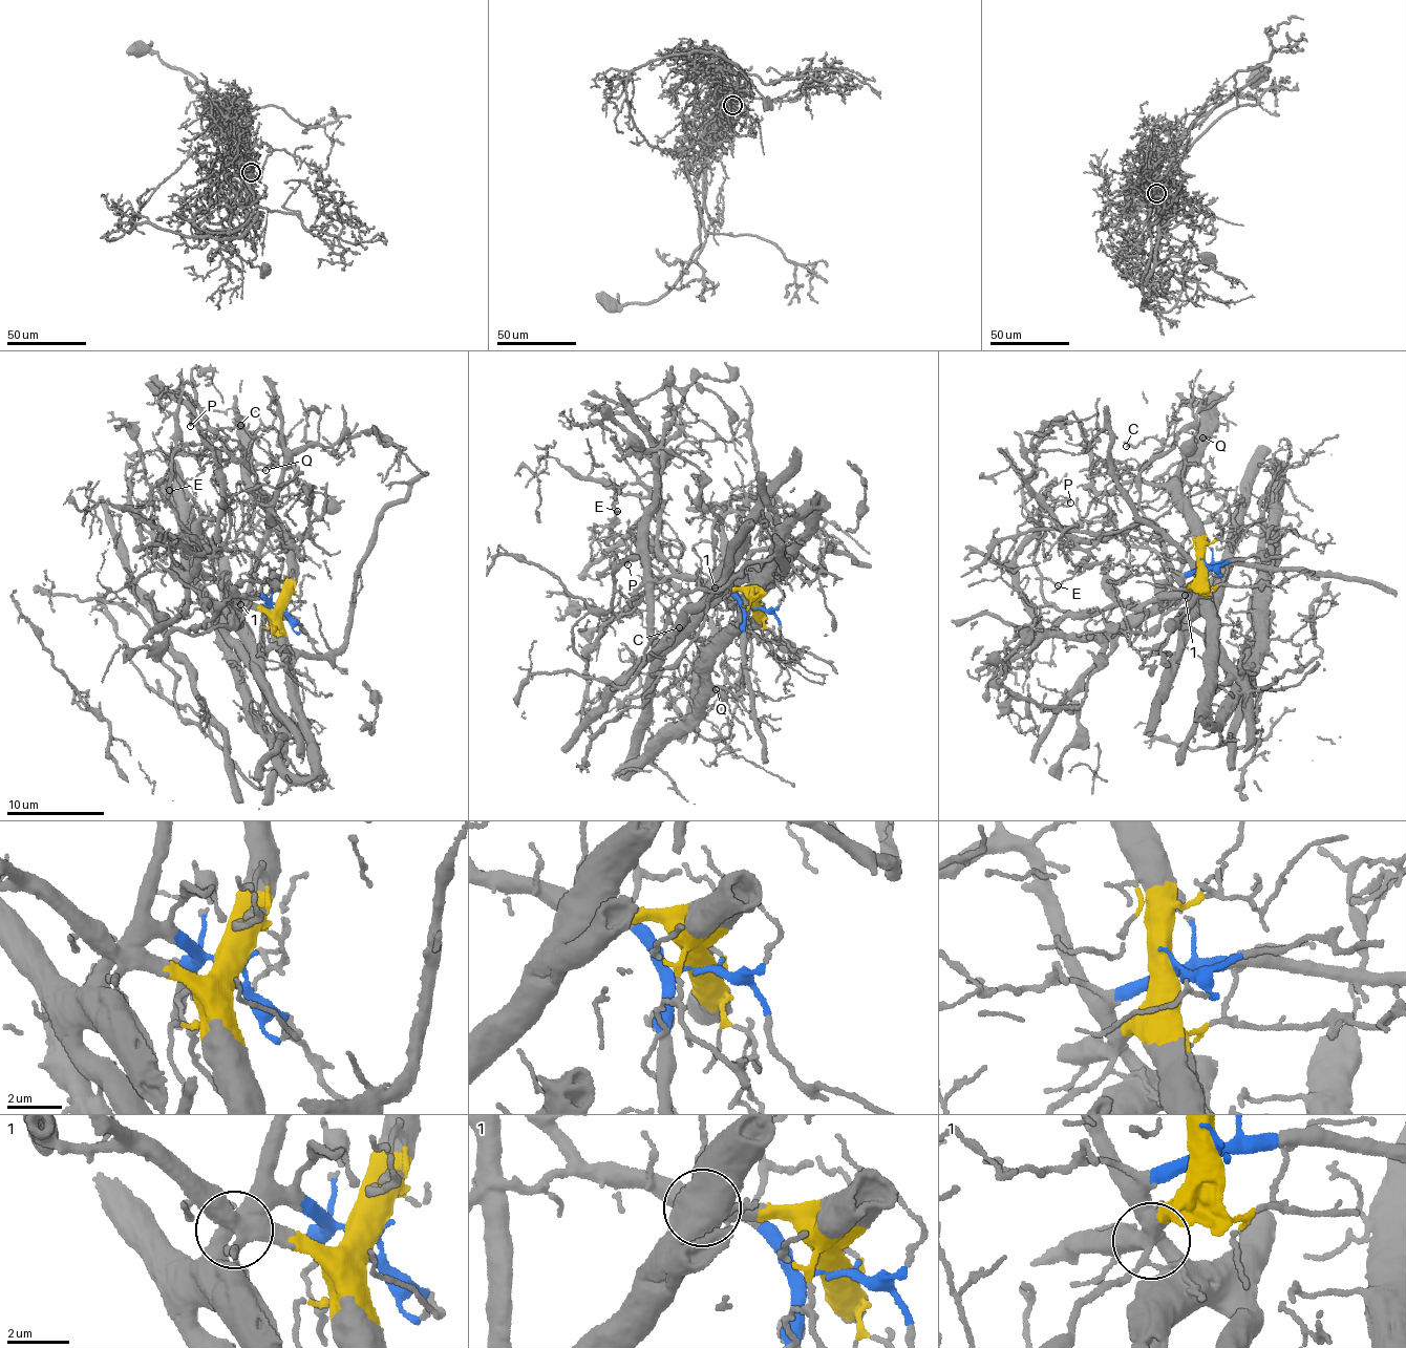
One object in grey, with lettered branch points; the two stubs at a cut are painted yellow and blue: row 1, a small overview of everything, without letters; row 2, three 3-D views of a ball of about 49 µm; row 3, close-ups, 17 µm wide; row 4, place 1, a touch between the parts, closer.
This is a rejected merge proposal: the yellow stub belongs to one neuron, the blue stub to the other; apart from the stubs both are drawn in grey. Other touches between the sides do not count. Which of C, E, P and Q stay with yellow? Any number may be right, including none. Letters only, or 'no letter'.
C, E, Q

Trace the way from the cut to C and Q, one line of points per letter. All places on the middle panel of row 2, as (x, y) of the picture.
C: (754, 608), (755, 620), (753, 616), (750, 630), (719, 625), (703, 617), (722, 641), (721, 646), (679, 627)
Q: (754, 608), (749, 632), (735, 635), (702, 660), (697, 688), (706, 697), (717, 689)

